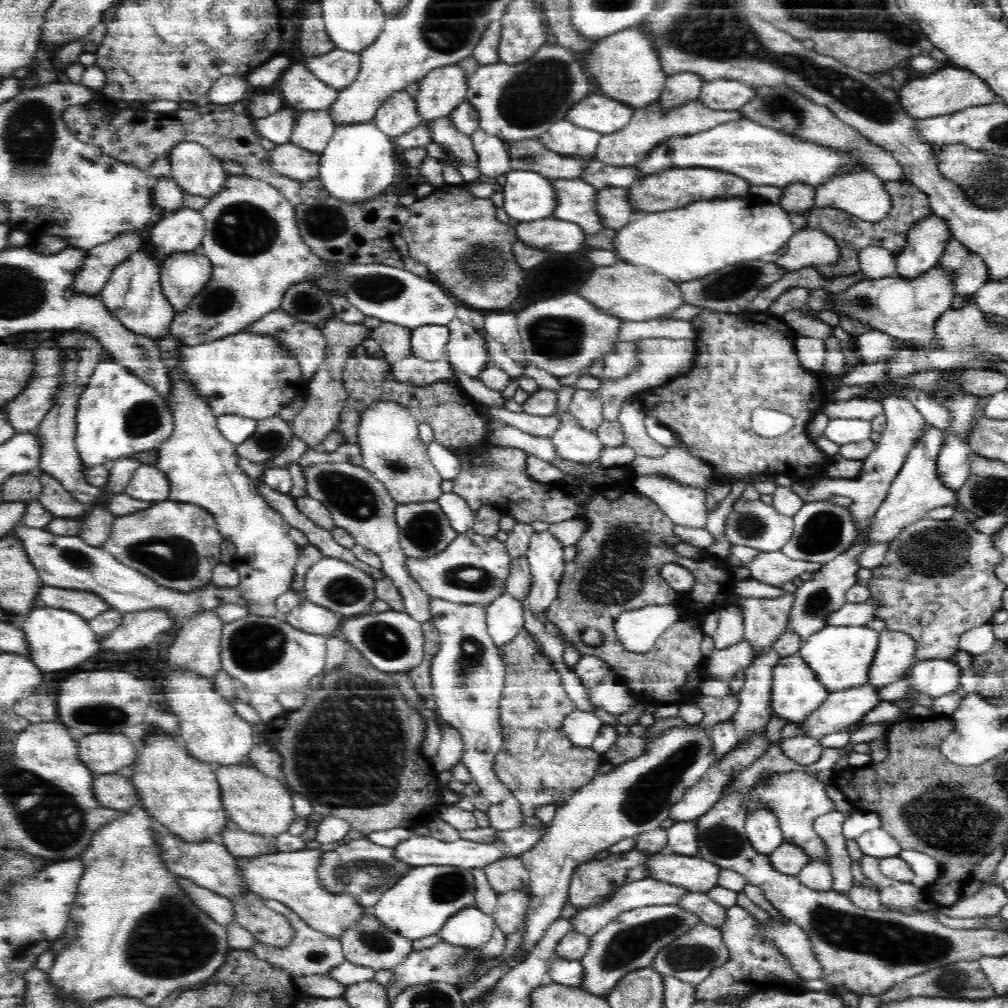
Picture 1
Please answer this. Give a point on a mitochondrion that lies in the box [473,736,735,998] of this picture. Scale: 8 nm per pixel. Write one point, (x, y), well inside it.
(626, 945)

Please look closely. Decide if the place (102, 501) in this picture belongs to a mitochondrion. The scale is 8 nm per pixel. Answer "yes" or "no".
no

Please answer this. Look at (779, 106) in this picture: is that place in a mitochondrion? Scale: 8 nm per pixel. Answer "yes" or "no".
yes

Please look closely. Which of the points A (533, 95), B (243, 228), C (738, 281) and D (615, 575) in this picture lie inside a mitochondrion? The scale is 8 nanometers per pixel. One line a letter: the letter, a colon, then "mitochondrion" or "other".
A: mitochondrion
B: mitochondrion
C: mitochondrion
D: mitochondrion

